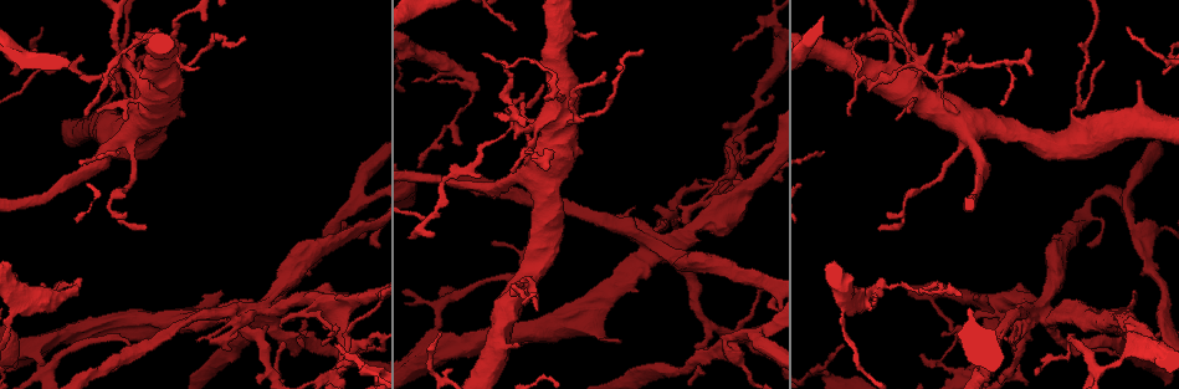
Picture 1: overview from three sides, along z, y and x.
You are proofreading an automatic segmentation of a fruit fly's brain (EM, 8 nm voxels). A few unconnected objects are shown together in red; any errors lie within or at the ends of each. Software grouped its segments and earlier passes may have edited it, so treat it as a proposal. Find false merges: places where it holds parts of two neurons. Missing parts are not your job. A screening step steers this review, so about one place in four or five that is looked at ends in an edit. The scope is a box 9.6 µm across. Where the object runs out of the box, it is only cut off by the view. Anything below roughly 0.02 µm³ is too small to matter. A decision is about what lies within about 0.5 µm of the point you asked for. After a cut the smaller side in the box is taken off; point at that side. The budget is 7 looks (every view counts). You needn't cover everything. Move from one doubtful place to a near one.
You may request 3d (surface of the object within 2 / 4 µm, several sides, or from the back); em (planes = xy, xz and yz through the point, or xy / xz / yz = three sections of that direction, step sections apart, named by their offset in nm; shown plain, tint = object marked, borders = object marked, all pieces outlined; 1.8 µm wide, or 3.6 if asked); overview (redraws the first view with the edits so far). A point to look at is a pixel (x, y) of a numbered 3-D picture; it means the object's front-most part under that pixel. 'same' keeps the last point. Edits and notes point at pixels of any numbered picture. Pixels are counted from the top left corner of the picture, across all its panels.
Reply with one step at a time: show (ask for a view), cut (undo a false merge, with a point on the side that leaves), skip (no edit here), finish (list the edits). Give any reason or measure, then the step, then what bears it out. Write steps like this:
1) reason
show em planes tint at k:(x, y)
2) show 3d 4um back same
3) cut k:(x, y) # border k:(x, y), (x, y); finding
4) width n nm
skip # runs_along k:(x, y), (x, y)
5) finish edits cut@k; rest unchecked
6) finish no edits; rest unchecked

closes a loop
show em planes tint at 1:(337, 307)

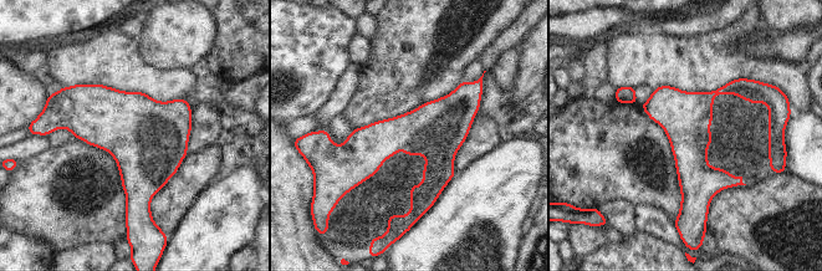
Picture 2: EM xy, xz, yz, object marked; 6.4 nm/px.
skip # runs_along 2:(741, 82), (694, 113), (694, 208); continuous, no second neuron

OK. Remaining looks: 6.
sharp bend
show 3d 4um at 1:(1011, 64)

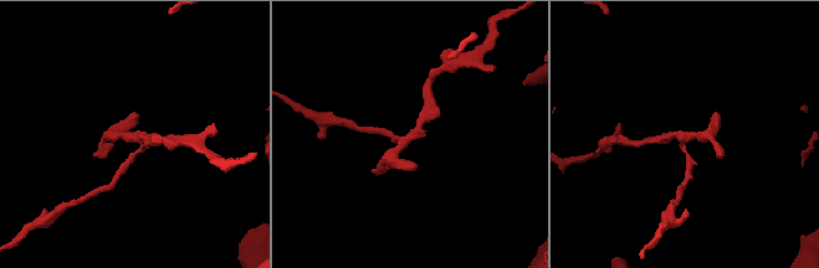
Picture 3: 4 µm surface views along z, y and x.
show em planes tint at 3:(136, 141)

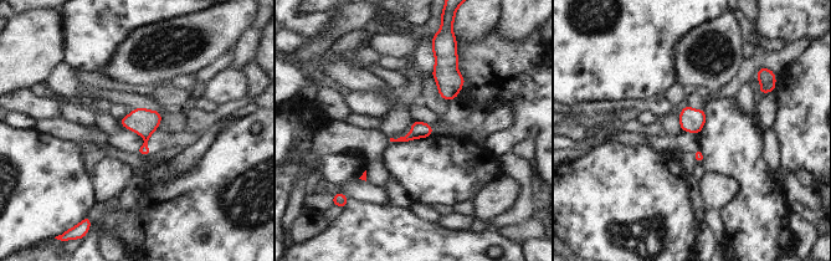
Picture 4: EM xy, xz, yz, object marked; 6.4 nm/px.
width 100 nm
cut 4:(142, 121) # border 4:(152, 132), (144, 138); two neurons meet here

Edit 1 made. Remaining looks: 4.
redraw
show overview

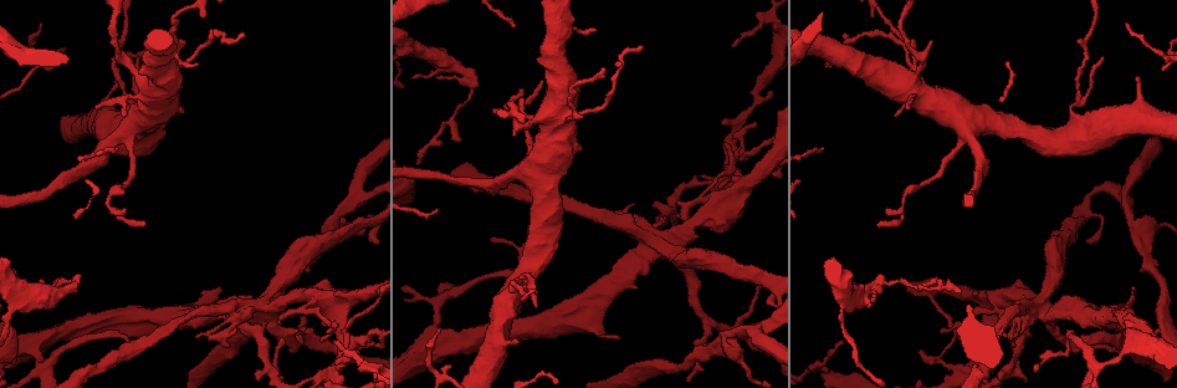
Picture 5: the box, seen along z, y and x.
thick turns thin
show em planes plain at 5:(443, 300)

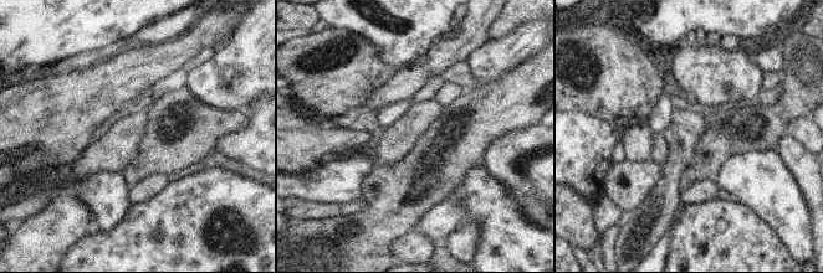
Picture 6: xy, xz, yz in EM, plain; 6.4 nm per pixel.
show em planes borders same

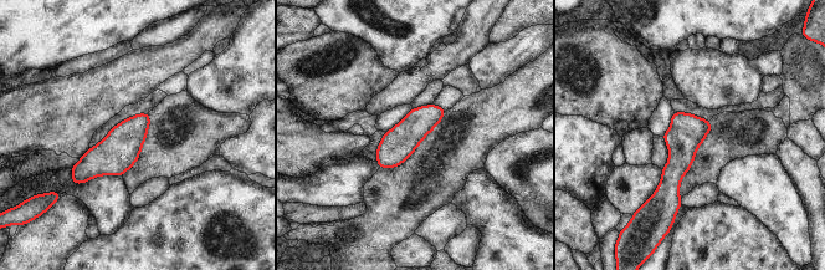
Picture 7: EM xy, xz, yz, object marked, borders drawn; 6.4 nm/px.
width 220 nm
skip # runs_along 7:(681, 115), (681, 157), (667, 208); one neuron here

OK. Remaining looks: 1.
finish edits cut@4; rest unchecked

